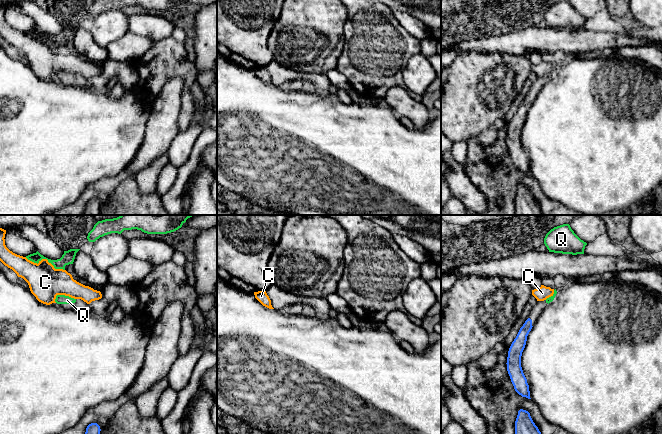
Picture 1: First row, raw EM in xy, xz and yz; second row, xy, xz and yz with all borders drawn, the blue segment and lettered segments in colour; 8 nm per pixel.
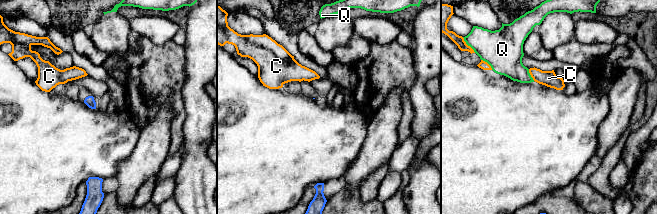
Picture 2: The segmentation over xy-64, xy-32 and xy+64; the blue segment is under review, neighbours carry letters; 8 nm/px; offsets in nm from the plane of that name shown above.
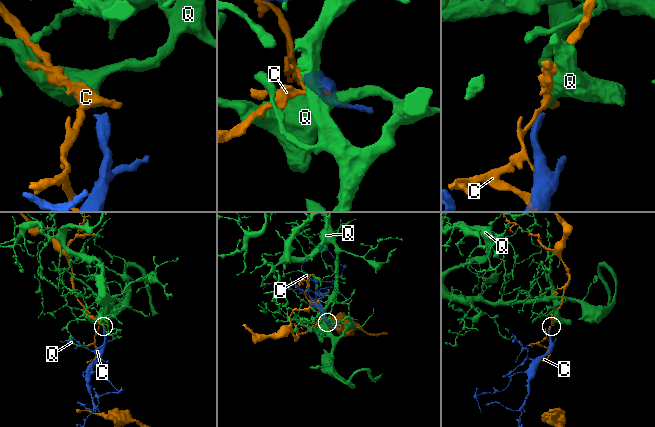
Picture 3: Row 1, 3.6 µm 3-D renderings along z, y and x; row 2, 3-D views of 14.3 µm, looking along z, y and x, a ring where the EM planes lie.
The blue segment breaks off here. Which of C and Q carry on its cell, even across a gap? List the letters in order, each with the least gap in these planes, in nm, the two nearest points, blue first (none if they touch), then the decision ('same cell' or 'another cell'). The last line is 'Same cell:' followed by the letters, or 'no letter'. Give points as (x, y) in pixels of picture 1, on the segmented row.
C: gap 160 nm; span yz (529, 318), (537, 300); another cell
Q: gap 190 nm; span yz (529, 318), (546, 302); same cell
Same cell: Q

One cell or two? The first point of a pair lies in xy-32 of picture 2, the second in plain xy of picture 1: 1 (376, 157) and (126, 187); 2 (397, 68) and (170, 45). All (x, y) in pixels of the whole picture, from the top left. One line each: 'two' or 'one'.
1: two
2: one

